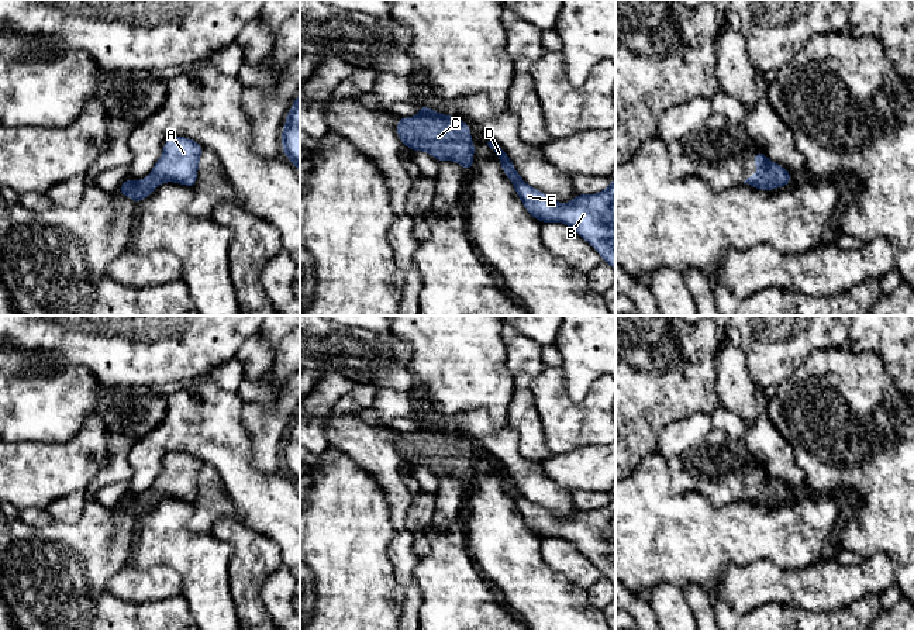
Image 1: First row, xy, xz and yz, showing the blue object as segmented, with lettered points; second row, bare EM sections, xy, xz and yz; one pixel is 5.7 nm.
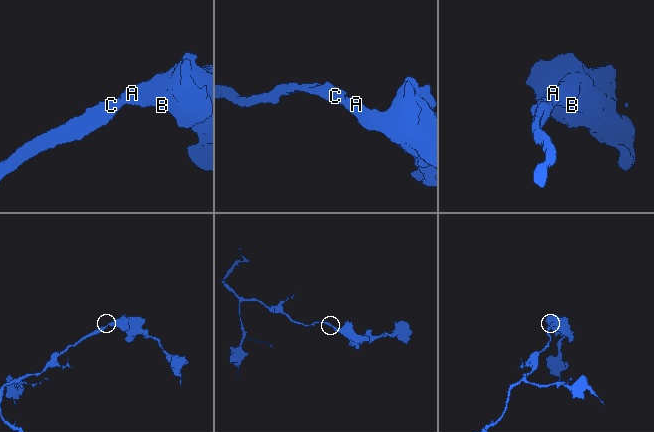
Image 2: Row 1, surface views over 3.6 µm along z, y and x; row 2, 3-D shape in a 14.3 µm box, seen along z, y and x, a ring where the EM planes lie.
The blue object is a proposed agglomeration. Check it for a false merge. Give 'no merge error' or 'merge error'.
no merge error

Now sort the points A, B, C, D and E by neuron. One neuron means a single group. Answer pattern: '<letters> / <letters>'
A B C D E

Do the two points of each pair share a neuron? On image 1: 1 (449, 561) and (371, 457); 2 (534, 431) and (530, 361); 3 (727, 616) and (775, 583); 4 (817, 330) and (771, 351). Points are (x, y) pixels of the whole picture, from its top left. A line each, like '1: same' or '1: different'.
1: different
2: same
3: different
4: same

